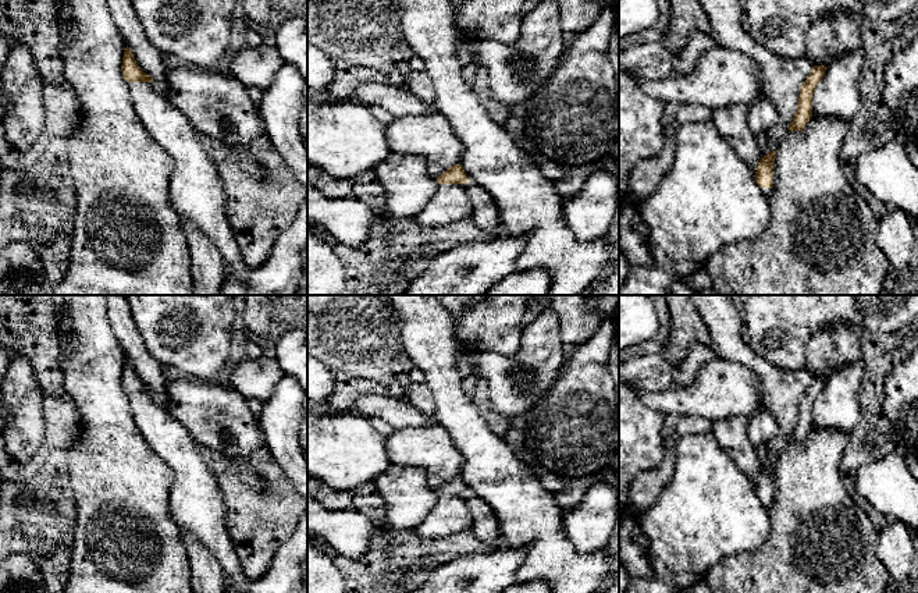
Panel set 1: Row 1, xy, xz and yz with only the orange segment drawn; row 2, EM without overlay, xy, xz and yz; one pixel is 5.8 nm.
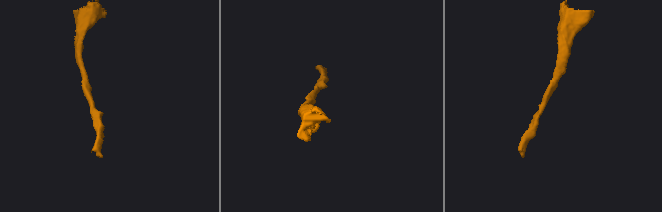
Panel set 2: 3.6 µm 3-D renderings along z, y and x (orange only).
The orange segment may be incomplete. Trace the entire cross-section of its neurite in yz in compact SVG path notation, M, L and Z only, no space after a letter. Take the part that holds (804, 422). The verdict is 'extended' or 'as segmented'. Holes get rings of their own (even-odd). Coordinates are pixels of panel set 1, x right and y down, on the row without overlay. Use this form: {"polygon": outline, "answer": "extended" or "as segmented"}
{"polygon": "M814 377L812 384L805 391L805 394L801 397L797 423L789 438L789 444L790 443L803 443L805 440L805 437L808 436L810 430L812 429L814 404L815 404L818 395L822 393L826 380L828 379L825 379L825 377Z", "answer": "as segmented"}

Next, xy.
{"polygon": "M127 358L122 369L122 387L124 391L129 394L153 394L153 390L143 384L140 379L136 376L136 372L131 363L131 361Z", "answer": "as segmented"}

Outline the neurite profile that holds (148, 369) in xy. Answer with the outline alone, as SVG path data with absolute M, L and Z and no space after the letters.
M106 295L110 326L131 361L140 381L153 390L153 395L163 402L167 380L163 366L149 354L142 335L134 322L125 295Z

